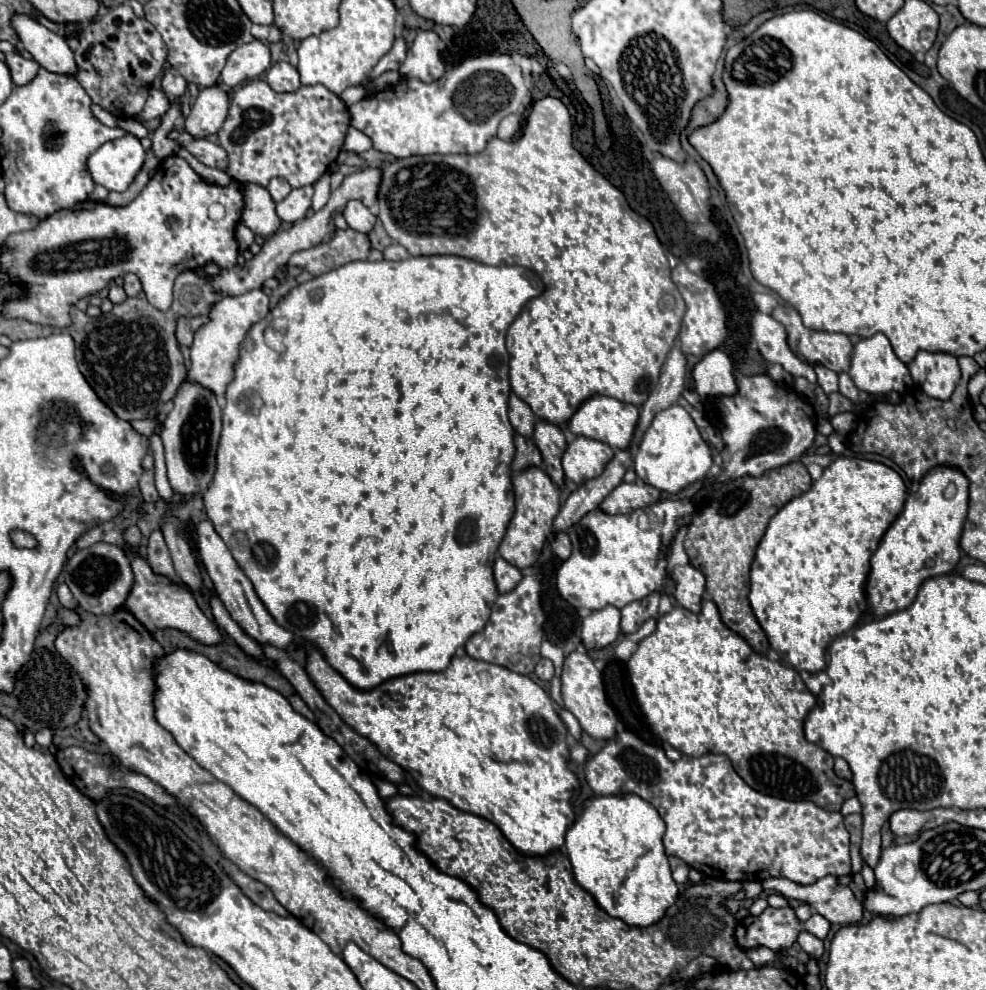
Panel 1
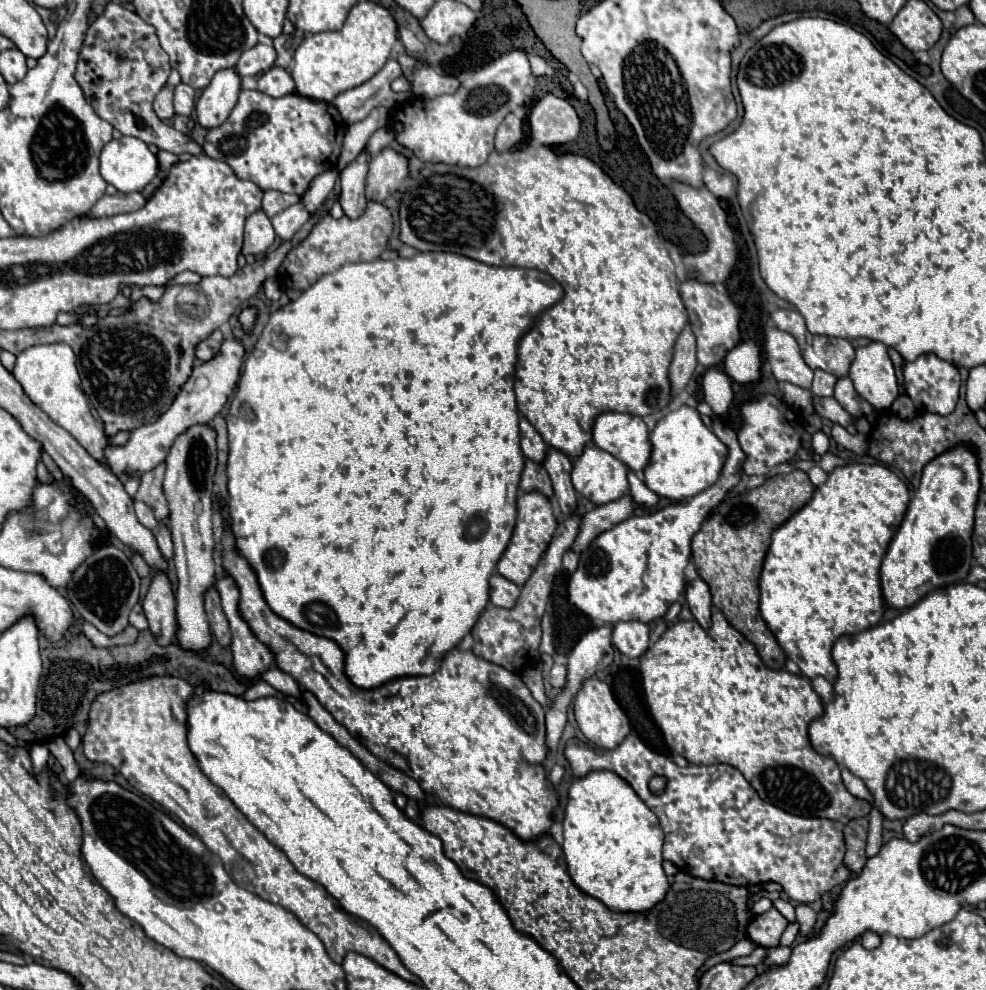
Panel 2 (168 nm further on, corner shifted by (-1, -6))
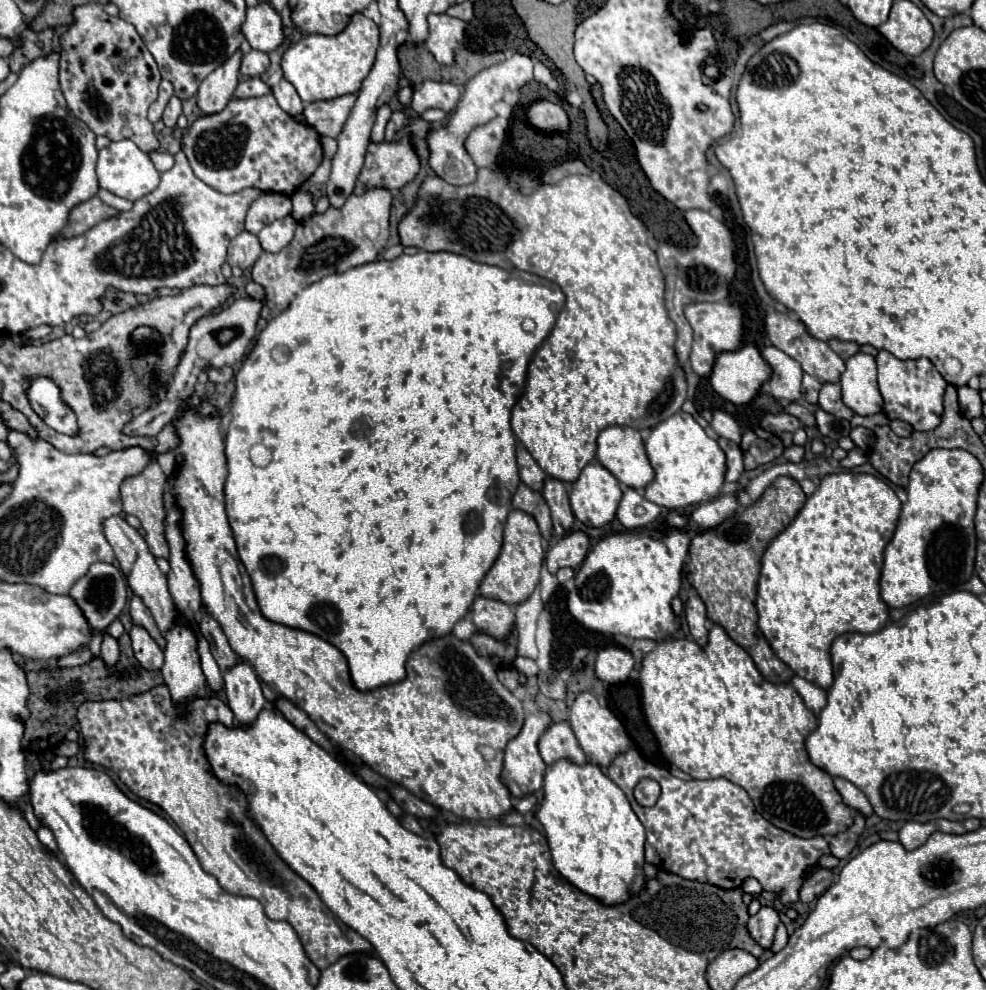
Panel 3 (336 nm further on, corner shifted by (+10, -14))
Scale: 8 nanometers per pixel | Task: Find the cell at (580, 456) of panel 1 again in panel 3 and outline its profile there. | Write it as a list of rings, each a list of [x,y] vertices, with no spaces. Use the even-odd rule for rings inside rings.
[[[596,460],[586,464],[578,476],[578,480],[574,480],[570,484],[570,506],[574,516],[584,522],[586,526],[602,526],[606,522],[610,522],[616,516],[616,506],[620,502],[622,496],[622,488],[620,482]]]

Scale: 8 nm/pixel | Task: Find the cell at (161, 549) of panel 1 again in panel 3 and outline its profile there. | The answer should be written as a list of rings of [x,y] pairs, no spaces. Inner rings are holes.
[[[136,624],[130,630],[130,638],[132,638],[136,660],[146,670],[160,670],[164,664],[164,650],[156,644],[156,640],[142,626],[136,626]]]

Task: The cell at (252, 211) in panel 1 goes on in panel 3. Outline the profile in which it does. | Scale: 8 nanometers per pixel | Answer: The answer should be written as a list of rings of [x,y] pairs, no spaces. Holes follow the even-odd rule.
[[[242,230],[232,242],[230,242],[230,248],[228,248],[228,264],[230,266],[240,266],[242,270],[250,268],[258,256],[262,252],[262,246],[258,242],[258,236],[248,232],[248,230]]]

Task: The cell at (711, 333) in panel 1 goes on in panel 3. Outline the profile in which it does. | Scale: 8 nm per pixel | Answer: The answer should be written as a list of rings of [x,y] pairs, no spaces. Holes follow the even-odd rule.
[[[728,287],[728,296],[726,296],[724,300],[686,304],[686,306],[684,306],[684,316],[686,316],[686,320],[690,322],[690,326],[692,326],[692,330],[694,330],[694,344],[692,344],[692,354],[690,354],[690,366],[692,366],[692,370],[694,370],[698,376],[710,376],[716,356],[718,356],[720,352],[730,352],[730,350],[736,350],[736,348],[740,346],[740,338],[742,338],[742,312],[740,312],[740,308],[731,301]]]

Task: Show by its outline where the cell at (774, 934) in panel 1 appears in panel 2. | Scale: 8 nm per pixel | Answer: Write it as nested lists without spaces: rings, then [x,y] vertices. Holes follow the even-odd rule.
[[[771,908],[769,912],[755,916],[747,932],[755,944],[765,946],[765,948],[775,948],[779,946],[779,938],[785,928],[787,928],[787,920],[781,916],[777,908]]]

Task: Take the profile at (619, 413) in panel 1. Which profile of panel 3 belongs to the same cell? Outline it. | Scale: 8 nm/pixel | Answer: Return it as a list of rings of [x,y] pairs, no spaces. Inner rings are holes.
[[[608,426],[598,434],[596,444],[596,460],[622,484],[642,490],[654,478],[638,430],[628,426]]]

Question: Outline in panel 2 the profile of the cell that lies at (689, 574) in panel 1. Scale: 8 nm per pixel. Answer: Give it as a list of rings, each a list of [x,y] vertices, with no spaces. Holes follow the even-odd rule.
[[[695,578],[687,586],[685,598],[687,598],[687,604],[689,604],[695,620],[707,630],[711,626],[711,592],[709,592],[709,586],[701,578]]]

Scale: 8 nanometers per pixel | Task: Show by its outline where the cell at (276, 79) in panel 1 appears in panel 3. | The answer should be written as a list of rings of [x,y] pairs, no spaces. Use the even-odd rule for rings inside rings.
[[[248,78],[240,82],[234,92],[236,98],[254,98],[254,96],[266,96],[266,94],[270,94],[270,86],[260,78]]]

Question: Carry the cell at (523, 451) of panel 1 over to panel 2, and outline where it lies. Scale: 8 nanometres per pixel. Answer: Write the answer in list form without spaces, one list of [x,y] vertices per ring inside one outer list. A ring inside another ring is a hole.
[[[525,460],[525,470],[521,474],[519,486],[523,492],[541,492],[547,498],[553,496],[553,488],[551,488],[547,470],[543,468],[543,464],[537,464],[533,460]]]

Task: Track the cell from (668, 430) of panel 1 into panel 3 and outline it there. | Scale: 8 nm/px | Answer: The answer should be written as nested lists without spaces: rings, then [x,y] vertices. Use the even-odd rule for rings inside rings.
[[[676,412],[660,422],[652,428],[644,446],[654,468],[654,480],[644,488],[646,500],[668,510],[682,510],[686,506],[712,500],[722,488],[726,456],[718,442],[708,438],[704,428],[690,414]]]

